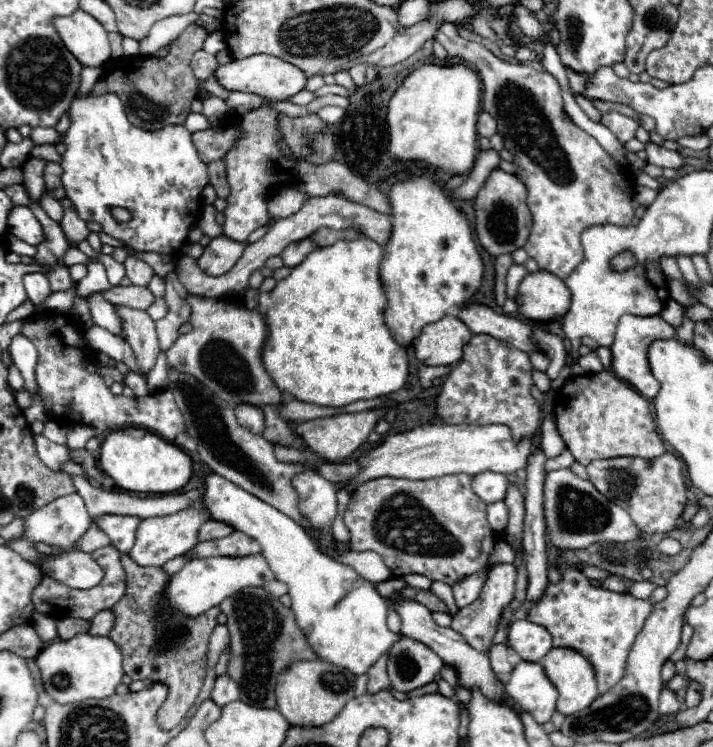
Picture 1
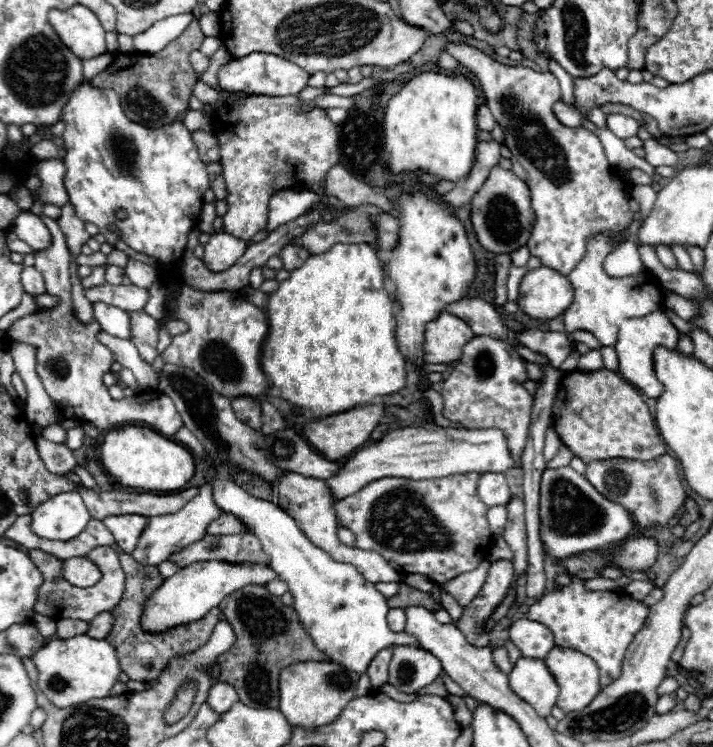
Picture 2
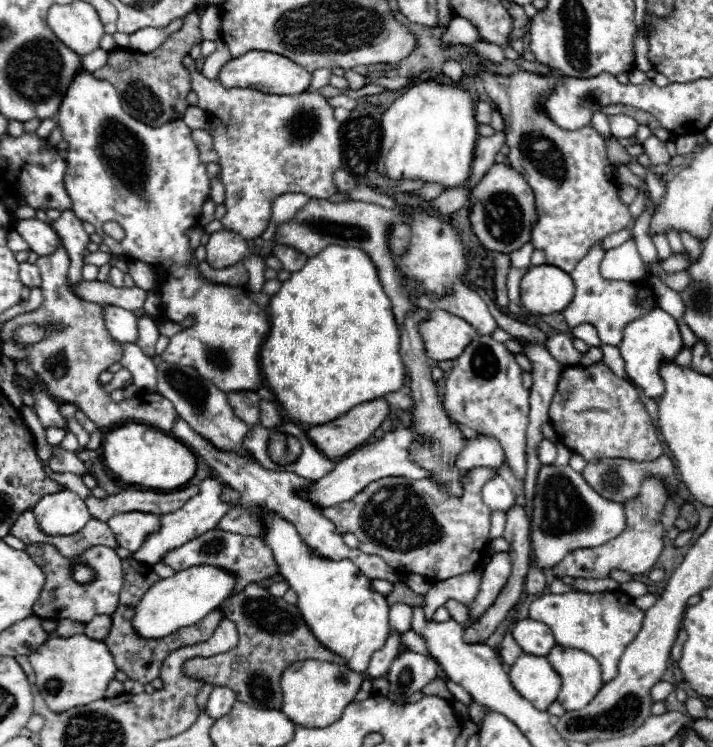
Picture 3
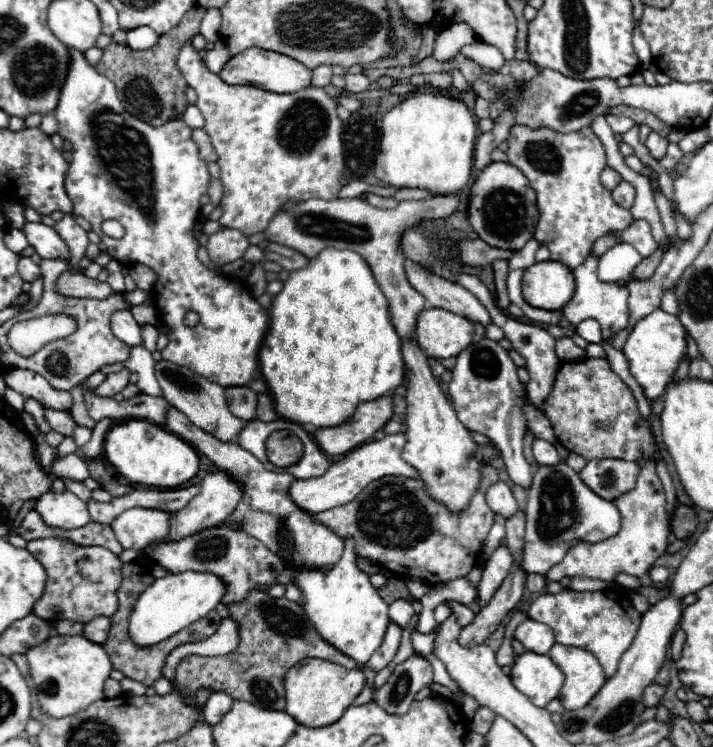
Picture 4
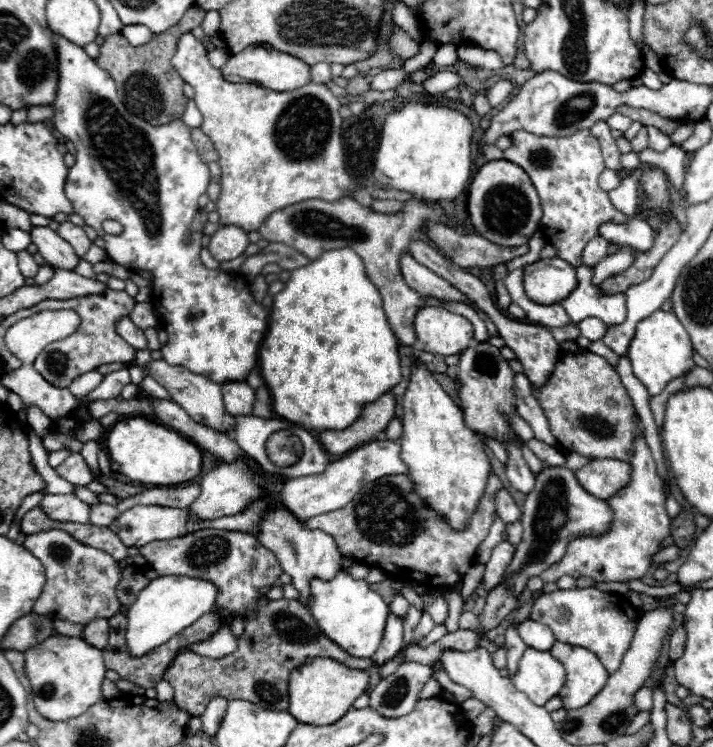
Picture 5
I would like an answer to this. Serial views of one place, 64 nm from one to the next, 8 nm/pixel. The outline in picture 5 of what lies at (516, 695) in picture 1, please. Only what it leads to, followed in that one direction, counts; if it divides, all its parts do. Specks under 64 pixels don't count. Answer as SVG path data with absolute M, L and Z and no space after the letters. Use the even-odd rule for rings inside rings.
M528 648L520 658L518 672L512 682L534 704L544 706L550 698L558 696L564 686L564 666L550 656L550 652L538 652Z

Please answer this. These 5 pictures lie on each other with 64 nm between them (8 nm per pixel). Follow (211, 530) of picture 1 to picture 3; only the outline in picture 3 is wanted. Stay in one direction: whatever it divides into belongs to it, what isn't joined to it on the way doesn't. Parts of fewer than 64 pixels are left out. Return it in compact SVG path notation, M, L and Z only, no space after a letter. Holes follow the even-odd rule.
M178 418L178 422L174 424L172 432L170 432L176 440L180 440L184 446L188 446L194 454L198 454L200 458L204 458L204 462L218 474L218 478L226 484L230 484L234 490L238 490L242 494L242 508L234 508L230 510L220 522L218 522L218 528L216 530L226 530L226 532L234 532L234 534L242 534L242 536L258 536L262 538L262 522L258 520L256 512L252 512L252 508L256 506L262 506L262 508L268 508L268 510L276 510L280 516L284 516L286 520L290 520L298 534L302 536L302 540L312 546L318 554L326 556L326 558L332 558L332 560L342 560L342 558L350 558L360 570L362 574L366 574L366 578L370 580L388 580L388 582L398 582L400 576L398 572L388 566L382 558L374 556L374 554L366 554L358 548L348 548L344 542L342 542L342 536L336 532L336 526L324 516L324 508L312 504L310 500L306 498L300 498L298 492L302 488L308 488L312 482L306 480L306 478L300 478L298 474L294 472L272 472L272 470L266 470L262 468L260 464L256 462L250 462L248 458L240 458L236 454L226 454L226 452L218 452L210 442L206 442L202 436L194 434L194 430L190 430L190 426Z

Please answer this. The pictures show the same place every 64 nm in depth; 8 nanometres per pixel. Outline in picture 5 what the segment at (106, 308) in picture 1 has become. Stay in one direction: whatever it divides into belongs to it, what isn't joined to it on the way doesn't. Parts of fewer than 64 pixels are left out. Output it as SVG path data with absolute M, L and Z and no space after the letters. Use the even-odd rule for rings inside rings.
M128 316L126 318L120 318L116 322L116 330L118 330L118 336L122 336L122 340L126 340L136 350L146 350L148 348L146 338L144 338L144 332Z

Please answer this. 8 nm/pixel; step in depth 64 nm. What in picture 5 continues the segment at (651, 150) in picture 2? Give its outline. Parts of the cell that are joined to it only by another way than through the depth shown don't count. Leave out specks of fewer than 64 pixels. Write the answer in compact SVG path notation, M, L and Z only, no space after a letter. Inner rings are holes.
M648 126L648 148L656 150L656 152L664 152L670 144L672 142L670 142L670 138L666 134L662 134L654 126Z

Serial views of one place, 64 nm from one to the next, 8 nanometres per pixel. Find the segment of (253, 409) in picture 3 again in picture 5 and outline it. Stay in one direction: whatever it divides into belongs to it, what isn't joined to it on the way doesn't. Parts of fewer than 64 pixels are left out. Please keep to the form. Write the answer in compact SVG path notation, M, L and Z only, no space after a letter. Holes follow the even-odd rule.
M226 382L222 384L224 406L232 416L248 416L254 408L256 392L246 382Z

